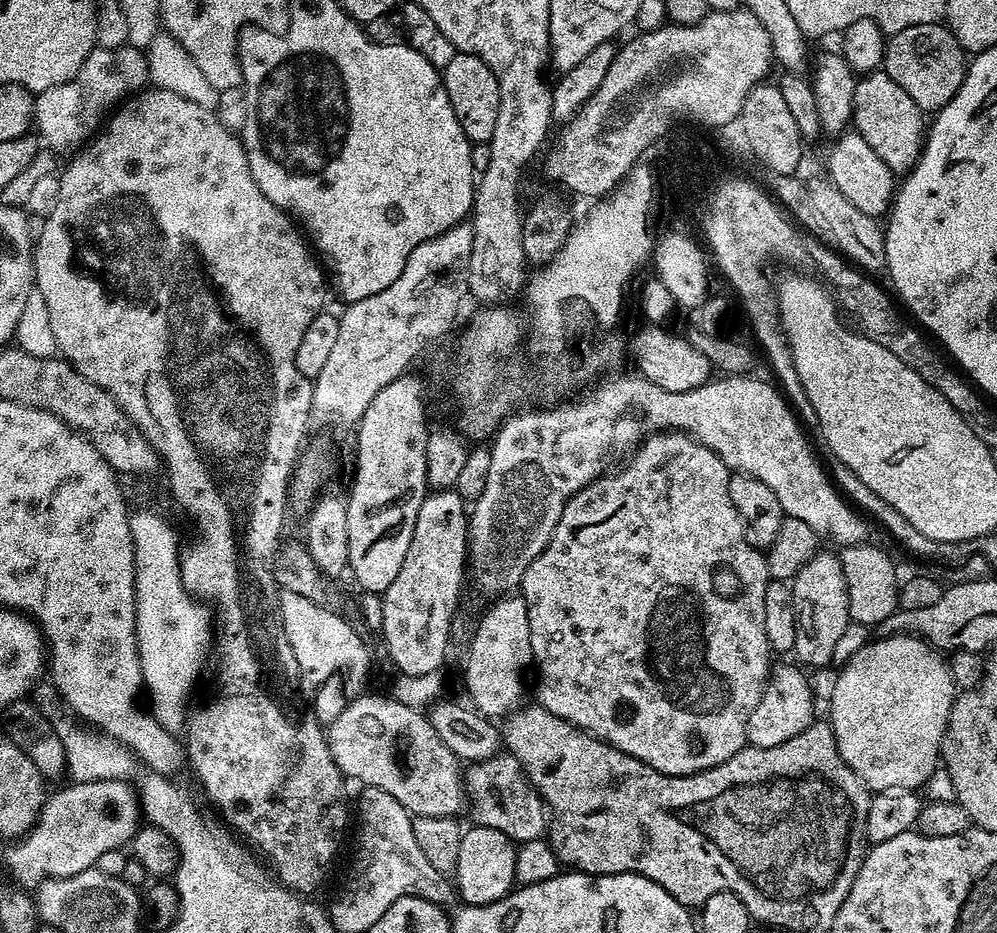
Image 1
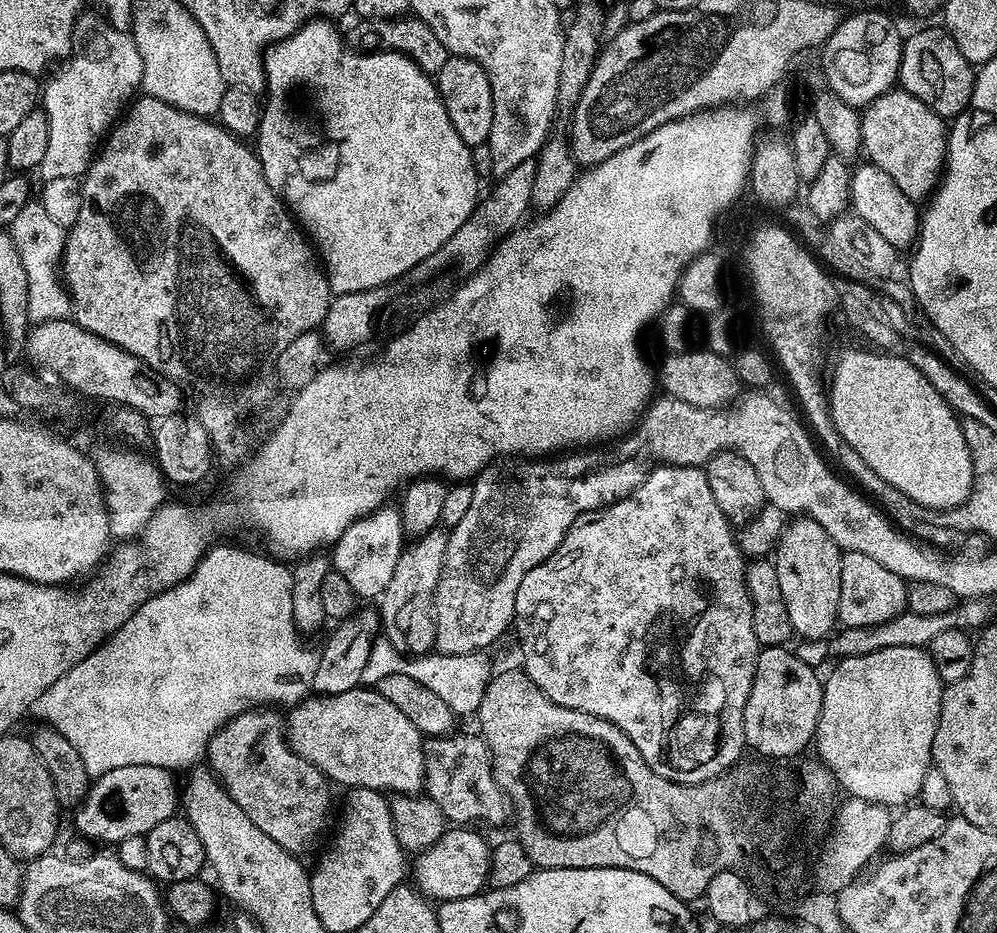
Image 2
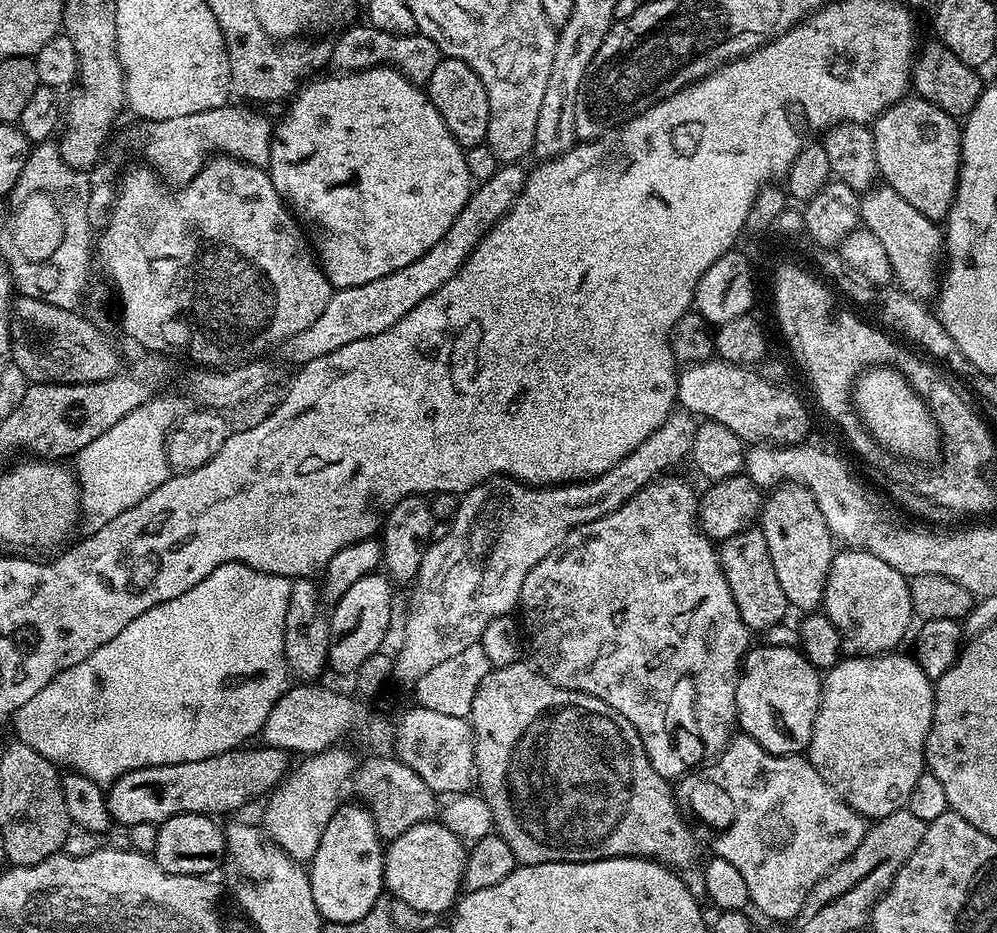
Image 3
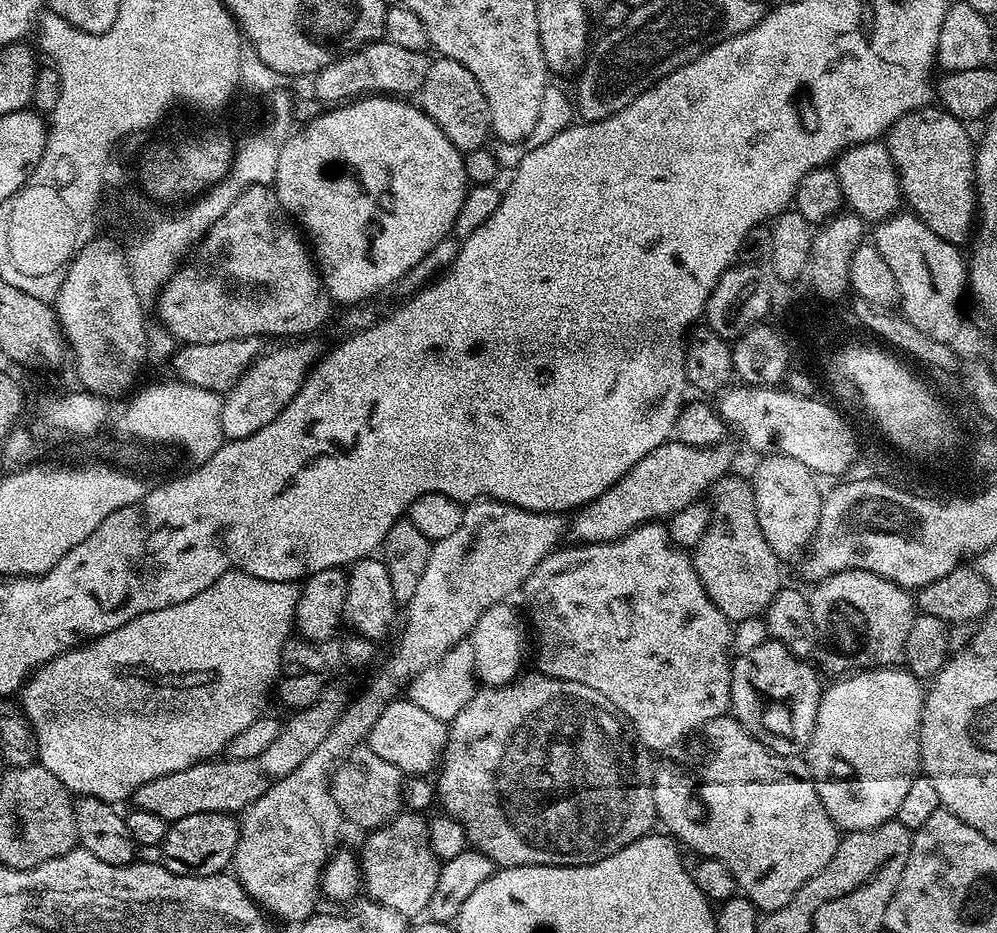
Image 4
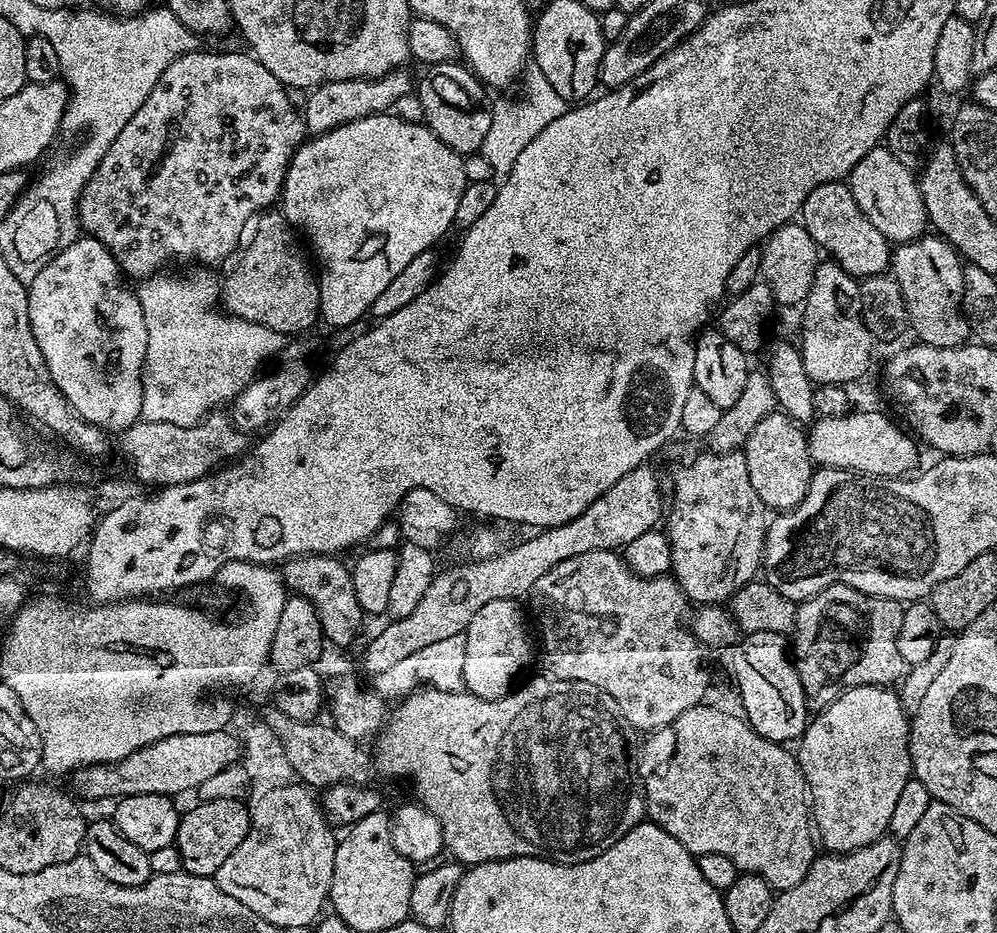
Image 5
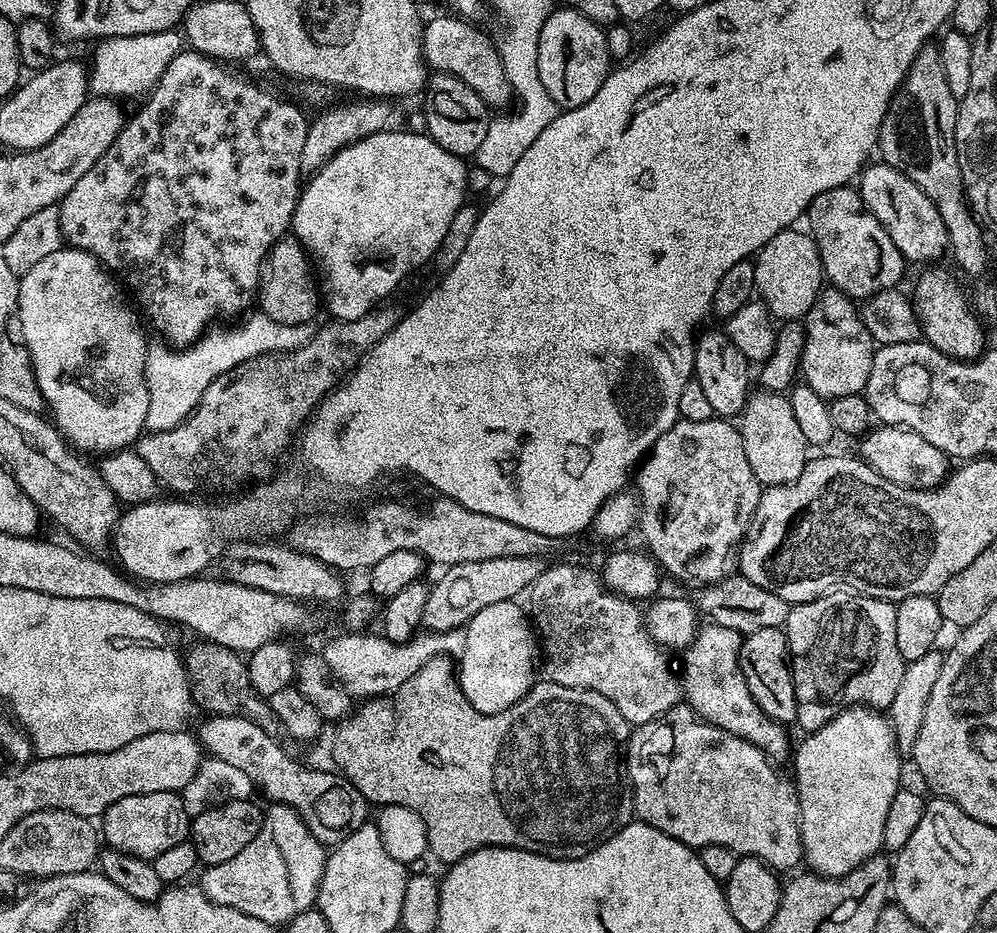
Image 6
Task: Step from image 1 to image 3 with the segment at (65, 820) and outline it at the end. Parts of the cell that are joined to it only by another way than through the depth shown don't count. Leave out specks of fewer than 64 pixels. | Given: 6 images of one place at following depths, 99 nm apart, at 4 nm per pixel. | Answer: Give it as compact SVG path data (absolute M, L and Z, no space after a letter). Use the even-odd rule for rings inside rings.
M241 746L235 752L223 752L198 762L170 766L146 766L130 770L112 781L106 797L111 819L118 825L155 824L178 814L217 814L232 812L251 800L267 797L290 771L289 753L280 748Z

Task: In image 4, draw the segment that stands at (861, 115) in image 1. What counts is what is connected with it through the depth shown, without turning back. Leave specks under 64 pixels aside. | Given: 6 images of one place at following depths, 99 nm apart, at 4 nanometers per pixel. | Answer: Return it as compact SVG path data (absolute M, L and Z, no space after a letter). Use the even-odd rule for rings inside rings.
M925 106L908 112L894 122L886 133L886 147L900 179L900 194L905 205L938 238L957 246L973 239L974 225L978 220L976 199L976 148L974 136L967 132L965 121L954 118L939 106Z

